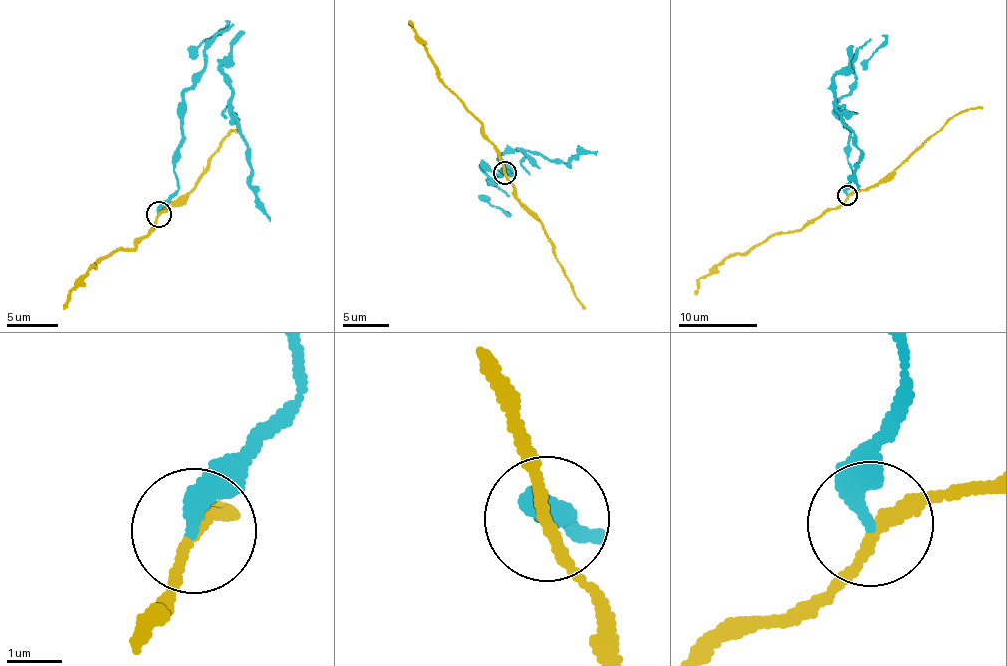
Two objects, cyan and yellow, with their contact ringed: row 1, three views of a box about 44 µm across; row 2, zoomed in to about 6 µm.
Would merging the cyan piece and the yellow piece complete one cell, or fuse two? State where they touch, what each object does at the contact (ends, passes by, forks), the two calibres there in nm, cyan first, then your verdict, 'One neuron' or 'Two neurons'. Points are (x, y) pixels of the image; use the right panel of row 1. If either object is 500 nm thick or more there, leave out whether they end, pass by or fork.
Place: (847, 195). At the ring cyan ends. At the ring yellow passes by. Thickness 360 nm (cyan) against 190 nm. Two neurons

